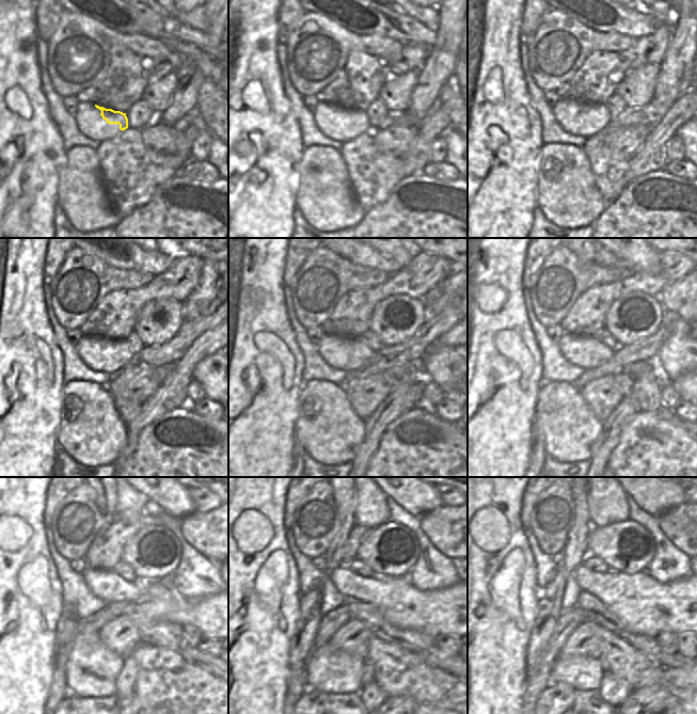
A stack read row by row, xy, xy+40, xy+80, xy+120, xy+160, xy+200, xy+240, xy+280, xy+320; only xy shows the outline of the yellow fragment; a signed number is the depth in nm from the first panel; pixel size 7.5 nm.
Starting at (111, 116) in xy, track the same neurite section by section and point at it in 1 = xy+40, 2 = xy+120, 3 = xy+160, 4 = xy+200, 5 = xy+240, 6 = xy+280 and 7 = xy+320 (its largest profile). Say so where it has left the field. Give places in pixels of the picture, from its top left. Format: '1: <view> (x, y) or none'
1: xy+40 (358, 116)
2: xy+120 (113, 350)
3: xy+160 (352, 349)
4: xy+200 (589, 348)
5: xy+240 (206, 614)
6: xy+280 (402, 605)
7: xy+320 (643, 605)

